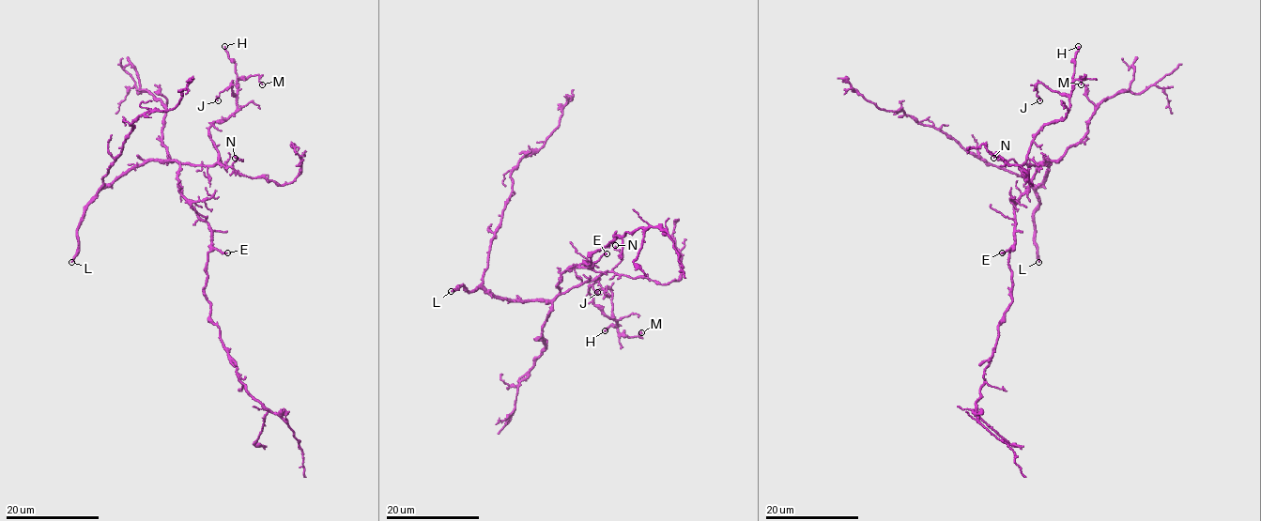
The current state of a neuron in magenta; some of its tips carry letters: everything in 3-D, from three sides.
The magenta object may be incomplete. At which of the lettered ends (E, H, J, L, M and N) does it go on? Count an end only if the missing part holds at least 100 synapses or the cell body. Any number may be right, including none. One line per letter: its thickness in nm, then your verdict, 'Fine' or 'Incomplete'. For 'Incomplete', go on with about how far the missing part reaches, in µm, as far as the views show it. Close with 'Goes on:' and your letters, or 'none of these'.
E: Thickness 200 nm. Fine
H: Thickness 180 nm. Fine
J: Thickness 120 nm. Fine
L: Thickness 170 nm. Incomplete. Missing length about 120 µm
M: Thickness 110 nm. Fine
N: Thickness 140 nm. Fine
Goes on: L

